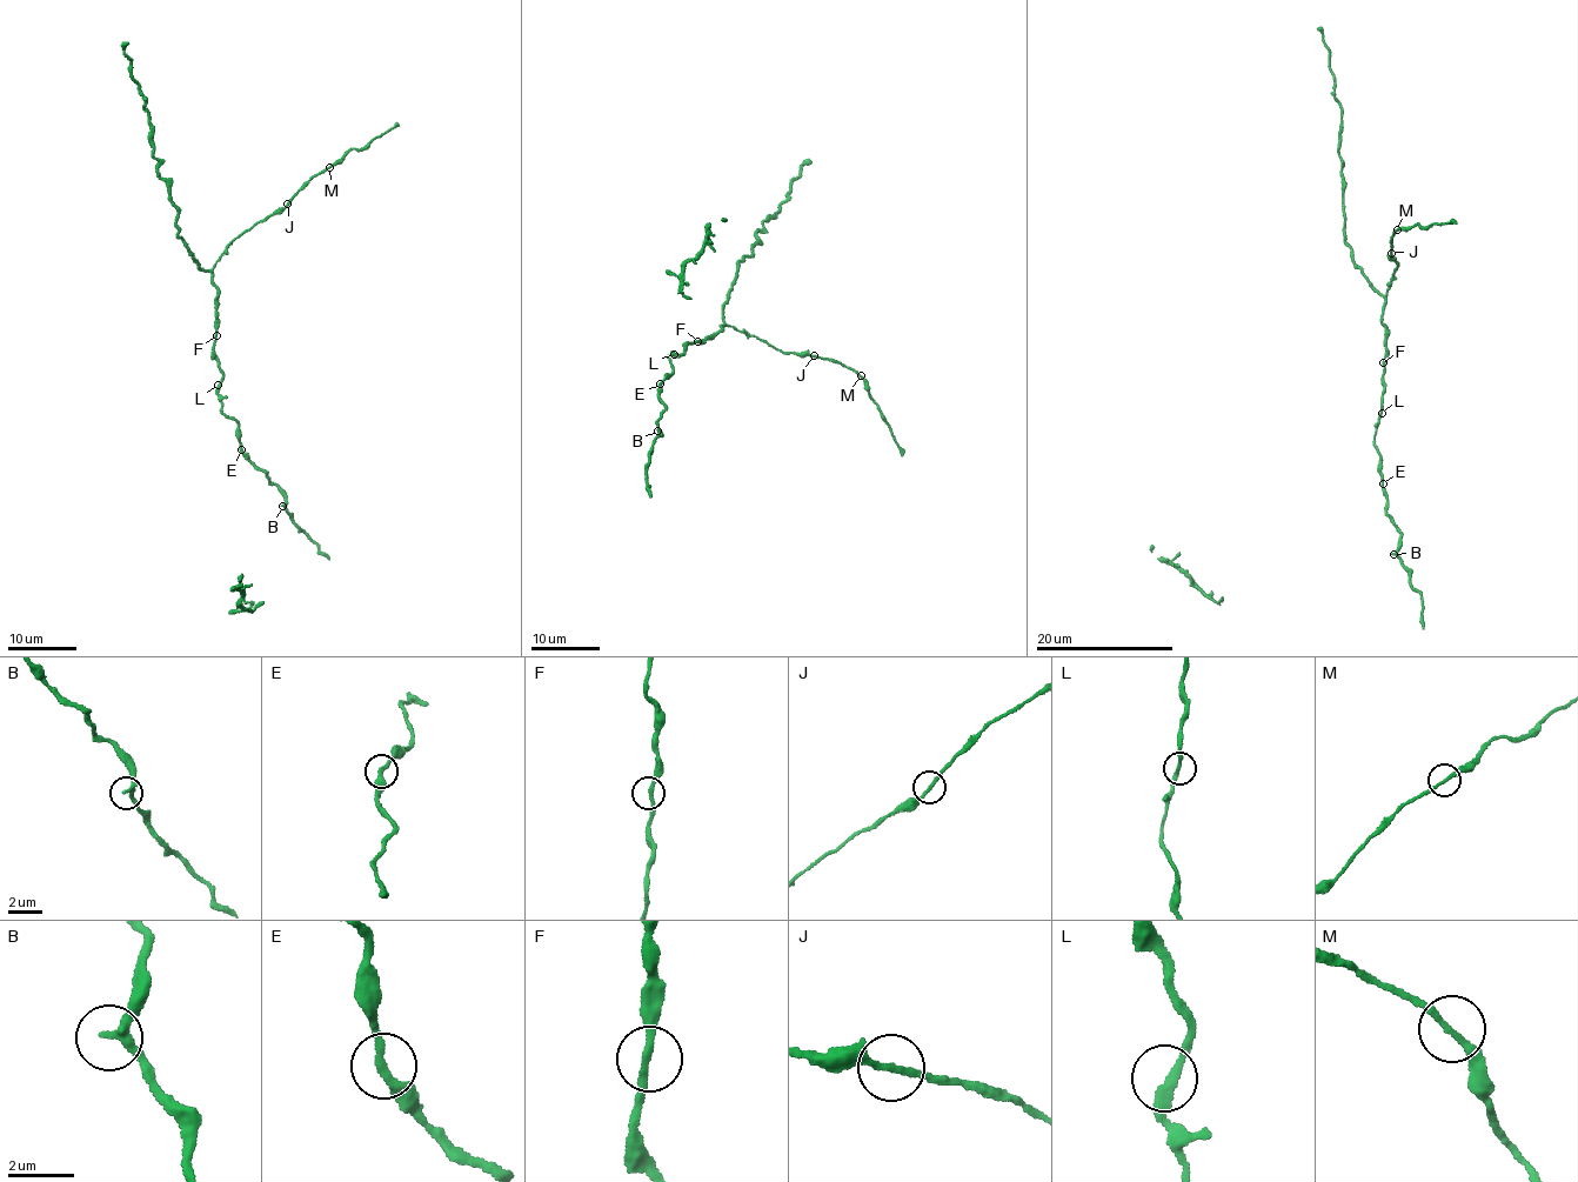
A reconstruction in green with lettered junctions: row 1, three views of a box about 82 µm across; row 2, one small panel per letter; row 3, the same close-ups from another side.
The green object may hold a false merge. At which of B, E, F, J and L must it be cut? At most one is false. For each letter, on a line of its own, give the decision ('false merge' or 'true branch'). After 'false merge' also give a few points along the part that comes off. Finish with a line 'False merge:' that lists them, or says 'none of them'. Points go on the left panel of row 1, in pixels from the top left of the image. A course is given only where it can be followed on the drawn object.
B: true branch
E: true branch
F: true branch
J: true branch
L: true branch
False merge: none of them

